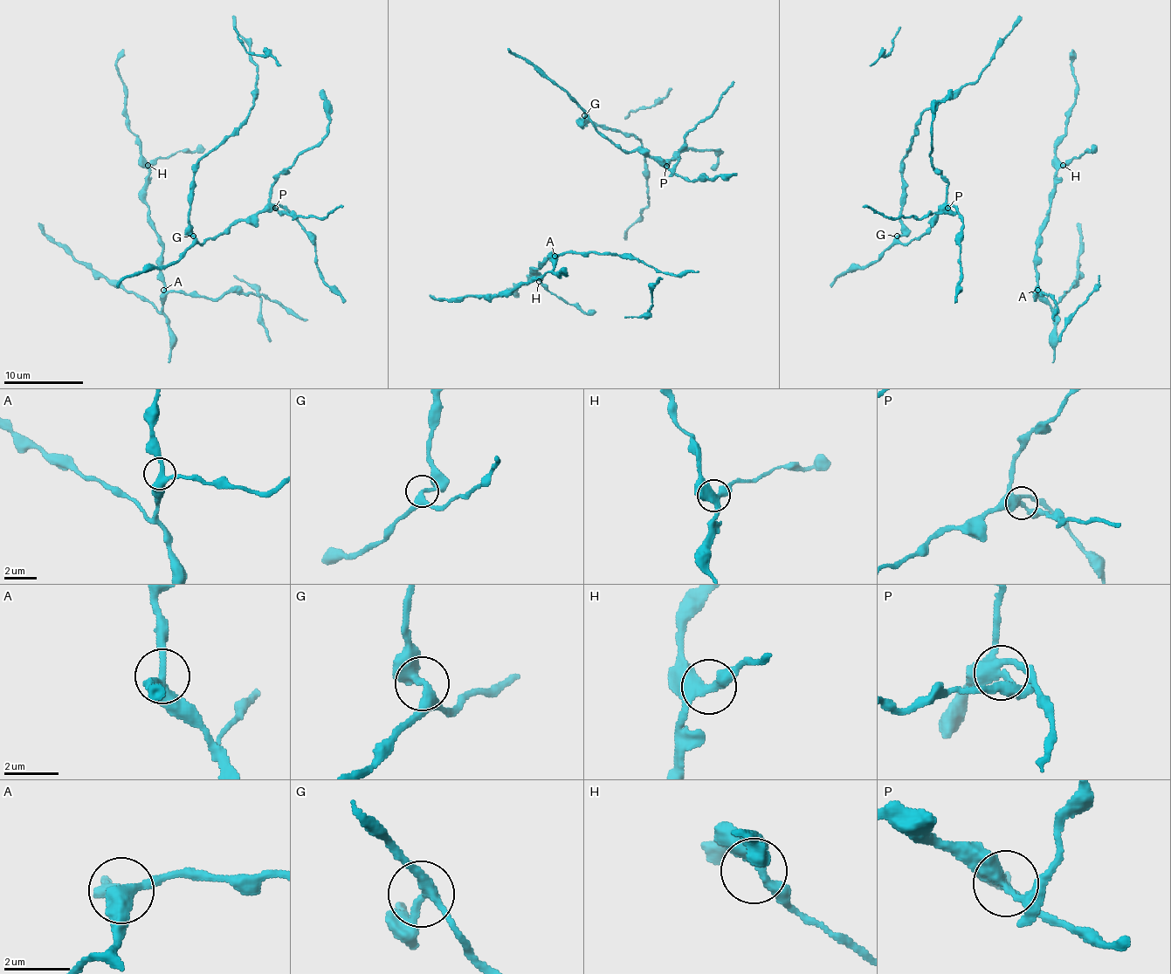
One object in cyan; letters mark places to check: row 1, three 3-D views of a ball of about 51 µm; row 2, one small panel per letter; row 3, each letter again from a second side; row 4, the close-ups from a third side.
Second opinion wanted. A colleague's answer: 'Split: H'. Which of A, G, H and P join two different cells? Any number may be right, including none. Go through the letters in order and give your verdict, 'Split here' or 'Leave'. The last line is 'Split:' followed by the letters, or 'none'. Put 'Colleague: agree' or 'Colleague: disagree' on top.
Colleague: disagree
A: Leave
G: Leave
H: Leave
P: Split here
Split: P

